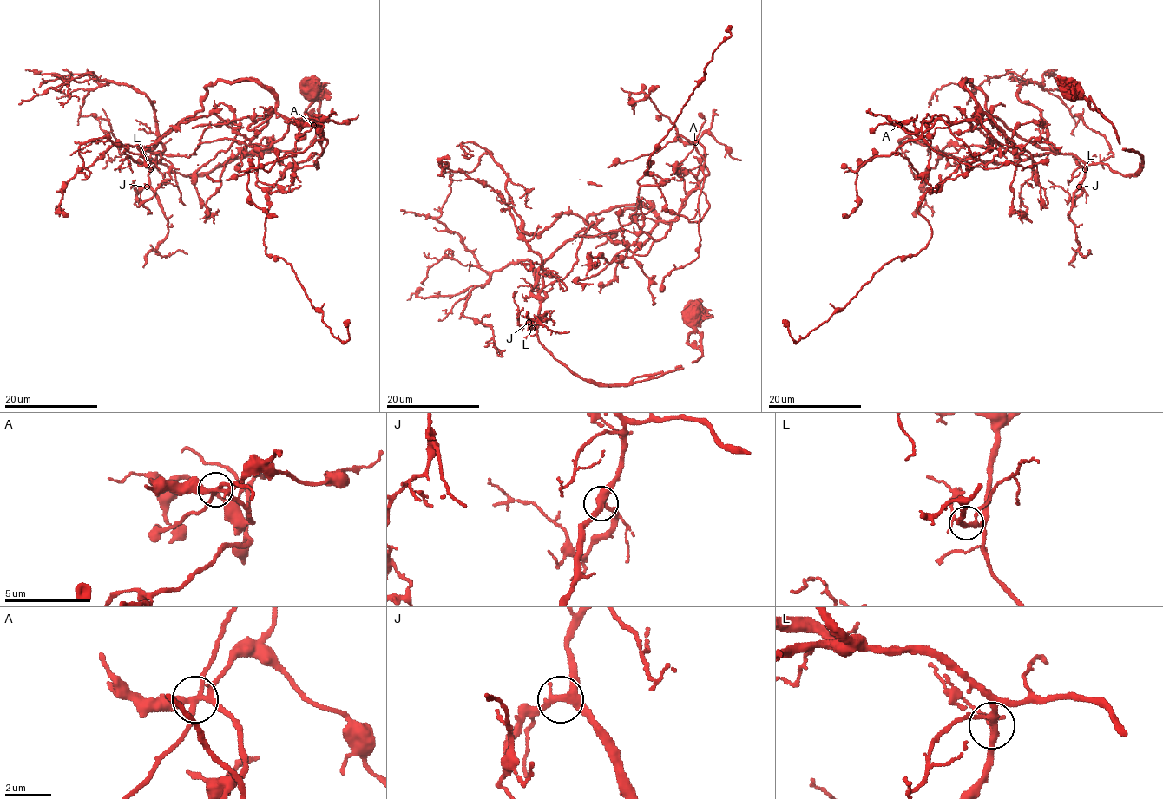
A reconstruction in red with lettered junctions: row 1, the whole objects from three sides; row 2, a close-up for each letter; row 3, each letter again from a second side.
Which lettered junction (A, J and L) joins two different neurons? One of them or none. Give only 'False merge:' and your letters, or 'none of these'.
False merge: A

